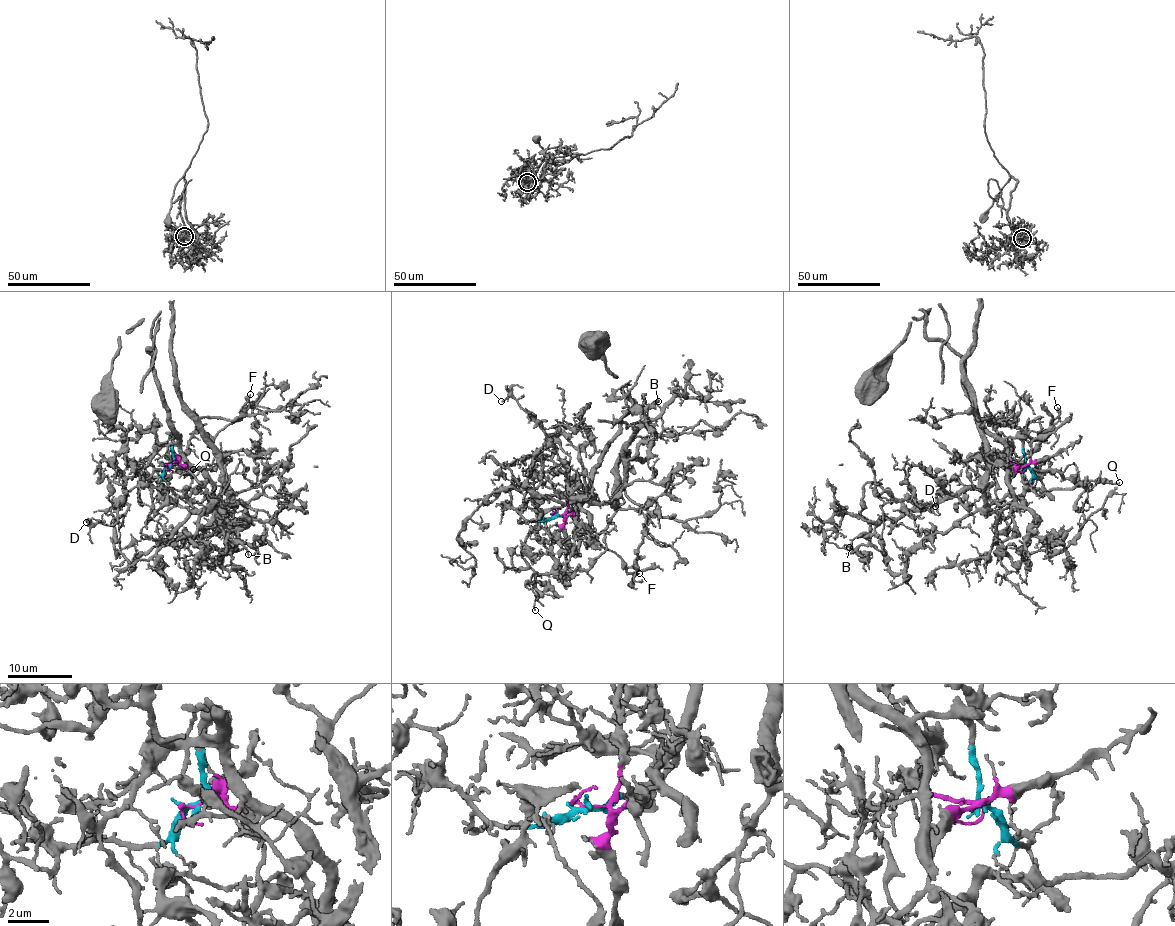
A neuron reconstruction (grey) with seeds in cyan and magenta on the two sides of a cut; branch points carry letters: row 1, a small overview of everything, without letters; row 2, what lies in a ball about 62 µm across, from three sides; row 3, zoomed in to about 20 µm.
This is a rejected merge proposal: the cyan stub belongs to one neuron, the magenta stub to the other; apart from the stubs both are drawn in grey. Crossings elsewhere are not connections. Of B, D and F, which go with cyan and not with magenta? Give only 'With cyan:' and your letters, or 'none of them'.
With cyan: D

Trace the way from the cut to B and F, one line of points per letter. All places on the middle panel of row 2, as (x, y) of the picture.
B: (556, 515), (574, 514), (568, 504), (572, 497), (607, 502), (618, 491), (624, 477), (624, 449), (657, 400)
F: (556, 515), (574, 514), (572, 497), (615, 502), (598, 539), (628, 572), (639, 573)

